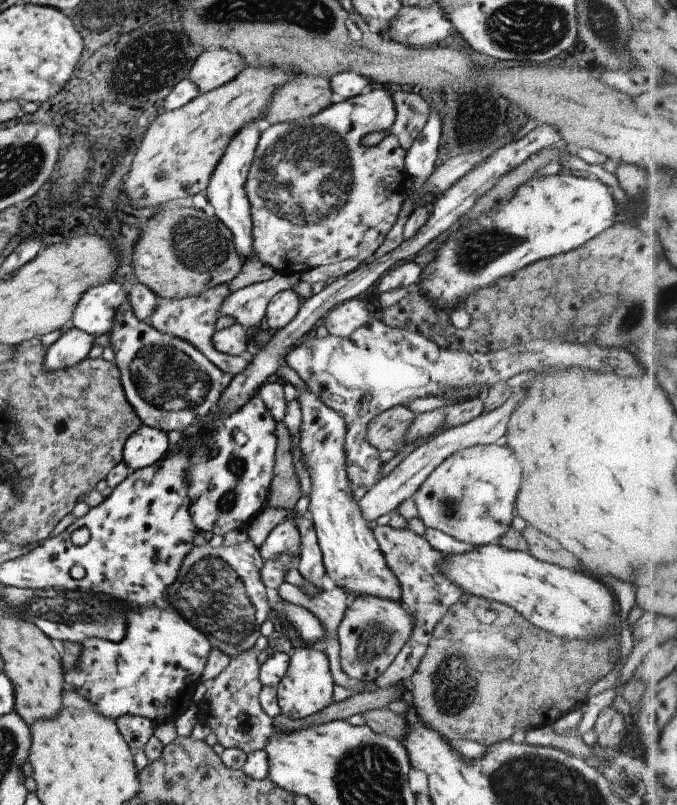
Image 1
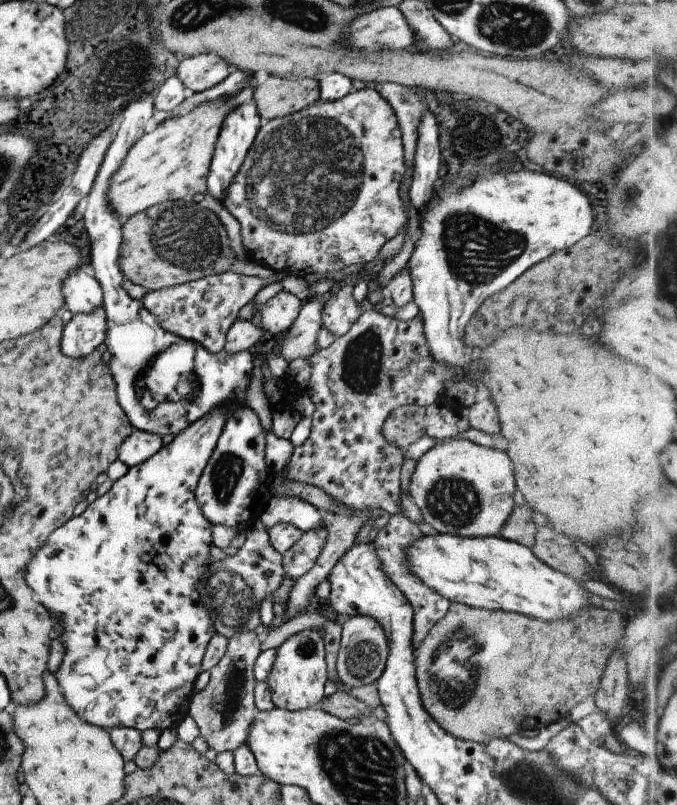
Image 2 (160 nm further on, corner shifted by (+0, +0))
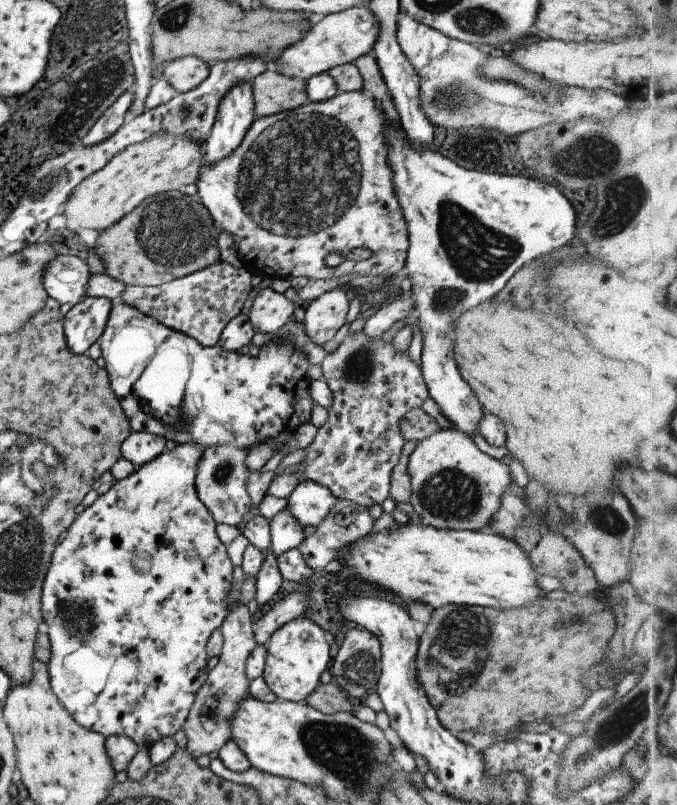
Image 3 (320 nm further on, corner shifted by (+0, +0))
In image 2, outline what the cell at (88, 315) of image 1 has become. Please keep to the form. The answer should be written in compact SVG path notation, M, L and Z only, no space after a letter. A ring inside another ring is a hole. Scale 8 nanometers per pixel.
M79 265L70 270L63 278L60 286L64 308L71 314L90 313L95 307L102 306L102 290L89 270L88 265Z

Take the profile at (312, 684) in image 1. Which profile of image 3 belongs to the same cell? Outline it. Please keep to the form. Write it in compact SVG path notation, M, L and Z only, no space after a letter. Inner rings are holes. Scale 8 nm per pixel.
M303 615L283 623L269 635L263 644L266 655L261 677L277 699L304 702L304 698L320 682L321 672L329 668L329 642L327 633Z

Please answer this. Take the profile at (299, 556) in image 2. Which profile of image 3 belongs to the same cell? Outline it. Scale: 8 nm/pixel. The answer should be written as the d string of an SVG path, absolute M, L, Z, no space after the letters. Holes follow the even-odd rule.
M347 499L338 500L329 511L329 514L319 523L315 532L297 547L305 564L312 570L315 570L315 568L319 570L327 562L335 559L343 547L348 548L353 541L366 536L370 532L374 521L367 509L368 507L359 506Z

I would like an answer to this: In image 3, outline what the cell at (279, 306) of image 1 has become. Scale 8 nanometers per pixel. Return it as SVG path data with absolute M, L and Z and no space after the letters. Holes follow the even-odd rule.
M270 286L256 287L247 318L254 333L274 333L292 318L293 303Z

